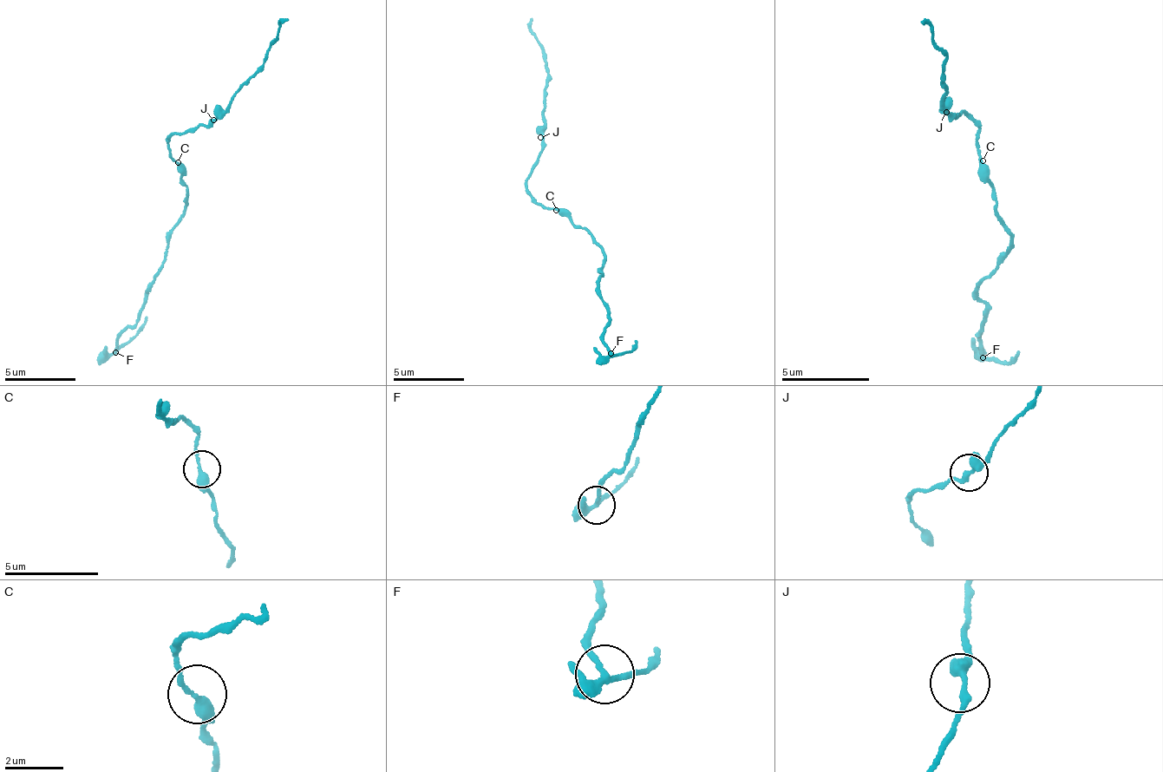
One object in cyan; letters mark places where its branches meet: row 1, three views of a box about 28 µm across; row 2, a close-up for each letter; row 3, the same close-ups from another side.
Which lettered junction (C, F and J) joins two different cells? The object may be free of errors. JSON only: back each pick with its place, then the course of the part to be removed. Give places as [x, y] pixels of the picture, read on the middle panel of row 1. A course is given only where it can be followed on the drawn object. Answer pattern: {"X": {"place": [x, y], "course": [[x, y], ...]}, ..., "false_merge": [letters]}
{"F": {"place": [610, 353], "course": [[610, 352], [630, 350], [636, 339]]}, "false_merge": ["F"]}

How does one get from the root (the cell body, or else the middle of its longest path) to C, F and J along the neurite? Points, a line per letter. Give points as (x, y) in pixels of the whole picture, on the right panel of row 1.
C: (995, 188), (990, 182), (989, 165), (983, 160)
F: (995, 188), (999, 223), (1012, 245), (976, 291), (986, 304), (986, 323), (977, 334), (982, 356)
J: (995, 188), (989, 165), (978, 148), (976, 124), (965, 116), (959, 118), (946, 112)

